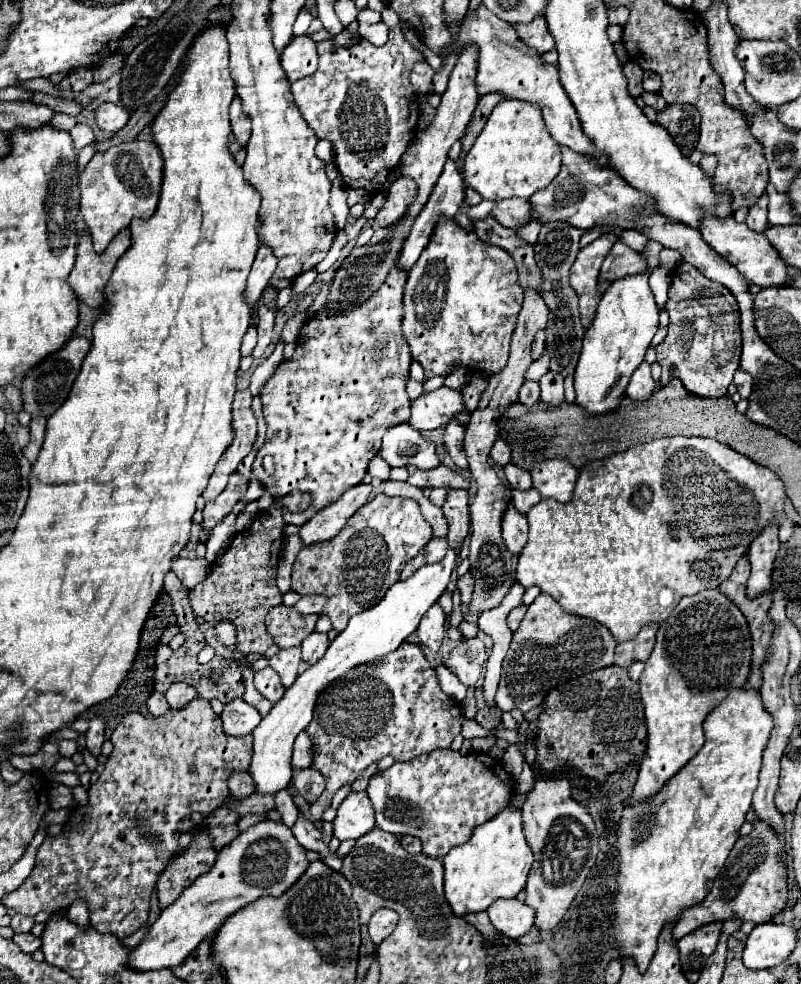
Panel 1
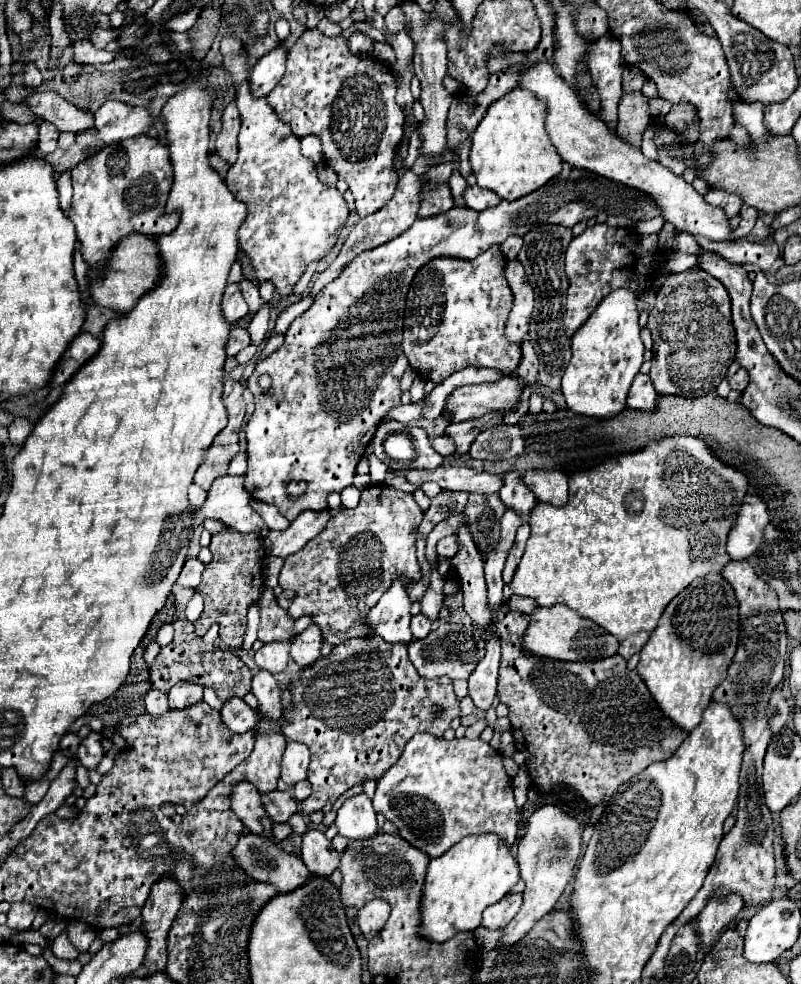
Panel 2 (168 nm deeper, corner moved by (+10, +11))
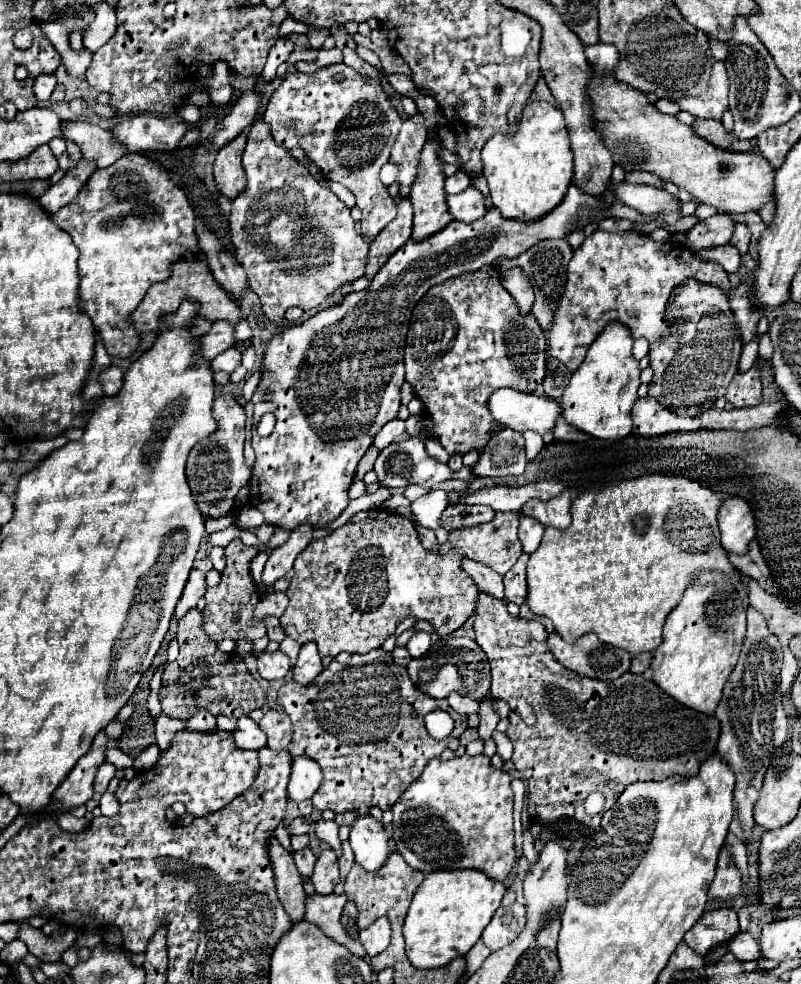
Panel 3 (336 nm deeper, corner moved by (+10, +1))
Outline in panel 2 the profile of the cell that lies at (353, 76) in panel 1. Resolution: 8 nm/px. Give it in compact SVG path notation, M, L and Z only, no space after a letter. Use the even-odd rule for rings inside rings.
M318 28L306 30L290 48L286 74L268 94L268 104L274 112L292 126L298 138L316 134L322 140L324 158L340 180L346 180L356 200L356 212L364 218L380 210L394 194L394 156L404 134L404 110L396 104L396 78L392 70L370 54L352 54L348 40L342 36L326 36Z

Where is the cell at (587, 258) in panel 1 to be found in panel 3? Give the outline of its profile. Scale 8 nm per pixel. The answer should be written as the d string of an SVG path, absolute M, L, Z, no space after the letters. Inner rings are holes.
M624 230L624 232L594 232L590 234L568 266L568 280L562 298L558 300L552 328L548 332L548 354L562 362L570 372L576 372L584 362L588 348L606 328L606 324L624 324L632 338L646 338L648 344L658 342L670 332L672 320L666 316L670 292L680 280L696 278L728 292L730 280L726 270L704 260L680 242L654 242L650 236Z

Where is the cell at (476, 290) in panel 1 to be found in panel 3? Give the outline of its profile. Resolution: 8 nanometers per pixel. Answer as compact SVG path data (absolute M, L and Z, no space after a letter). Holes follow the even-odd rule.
M482 266L476 272L460 274L442 286L432 286L424 294L410 320L404 350L406 382L410 382L414 396L424 404L424 414L432 420L430 434L446 448L450 456L468 454L470 450L482 454L488 440L504 428L494 422L488 410L488 398L494 390L514 388L528 394L540 390L546 376L546 348L548 344L544 330L532 312L522 314L518 310L518 304L502 286L500 272L494 266Z

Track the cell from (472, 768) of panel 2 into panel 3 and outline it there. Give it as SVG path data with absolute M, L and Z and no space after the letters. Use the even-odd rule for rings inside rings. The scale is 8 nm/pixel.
M460 756L448 762L430 760L420 778L394 804L394 842L404 860L428 874L436 870L482 870L488 878L504 880L514 864L512 776L496 770L490 758Z

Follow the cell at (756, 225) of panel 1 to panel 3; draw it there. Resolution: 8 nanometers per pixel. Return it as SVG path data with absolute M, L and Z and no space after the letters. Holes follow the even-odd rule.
M736 224L730 244L738 248L740 256L744 256L744 254L748 252L748 244L750 244L750 230L748 230L748 226L746 226L746 224Z

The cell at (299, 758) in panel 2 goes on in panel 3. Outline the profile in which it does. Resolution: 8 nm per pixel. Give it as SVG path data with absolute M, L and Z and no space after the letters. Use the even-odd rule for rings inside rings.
M296 756L292 762L292 774L288 782L288 798L294 800L296 804L302 800L310 800L320 784L322 768L318 766L318 762L306 756Z

